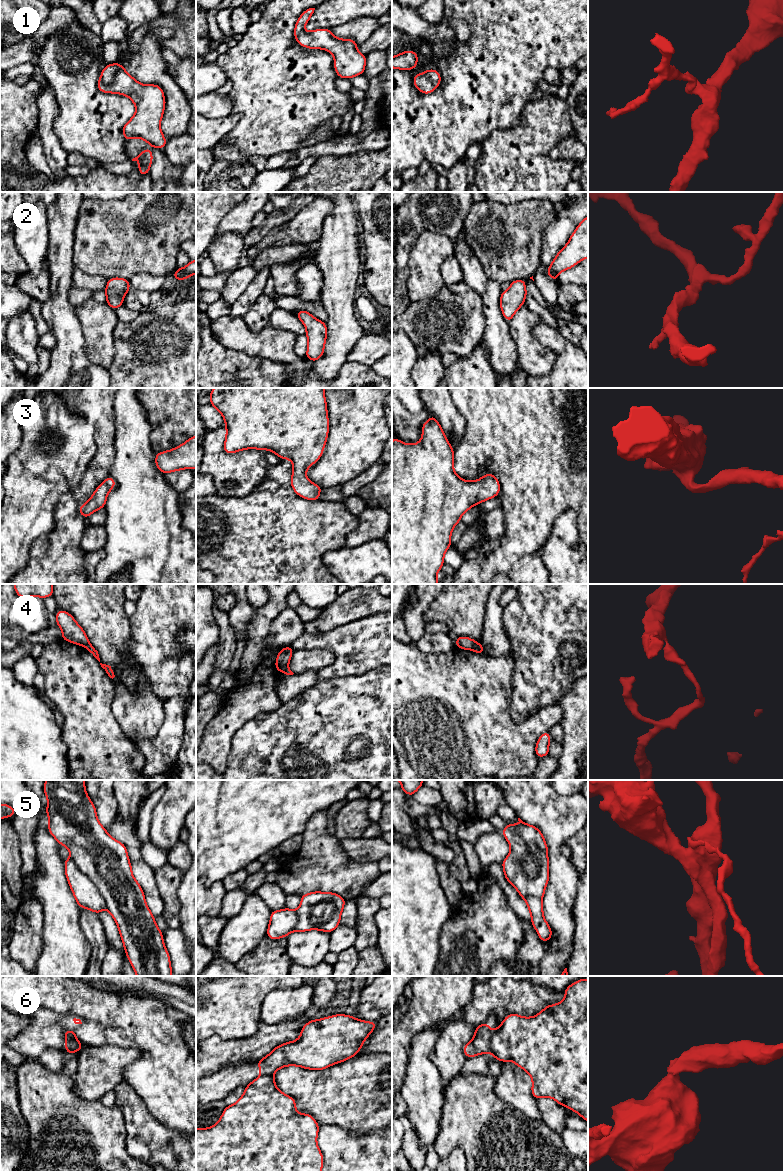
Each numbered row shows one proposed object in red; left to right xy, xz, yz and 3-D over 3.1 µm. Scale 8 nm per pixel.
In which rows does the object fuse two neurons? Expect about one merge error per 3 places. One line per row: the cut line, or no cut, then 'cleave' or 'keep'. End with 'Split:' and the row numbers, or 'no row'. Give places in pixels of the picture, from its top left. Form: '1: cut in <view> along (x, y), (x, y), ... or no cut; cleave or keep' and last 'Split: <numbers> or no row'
1: no cut; keep
2: no cut; keep
3: no cut; keep
4: cut in xz along (287, 665), (281, 671); cleave
5: cut in xy along (71, 857), (75, 865), (92, 882), (106, 907); cleave
6: cut in yz along (492, 1031), (489, 1052); cleave
Split: 4, 5, 6

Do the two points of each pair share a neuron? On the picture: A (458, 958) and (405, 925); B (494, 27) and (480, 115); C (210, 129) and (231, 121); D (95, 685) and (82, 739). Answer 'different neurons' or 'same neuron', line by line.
A: different neurons
B: same neuron
C: same neuron
D: same neuron

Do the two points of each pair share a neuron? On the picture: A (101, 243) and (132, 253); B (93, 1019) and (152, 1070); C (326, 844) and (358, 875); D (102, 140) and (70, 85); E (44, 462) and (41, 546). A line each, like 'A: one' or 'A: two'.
A: one
B: one
C: one
D: one
E: two

